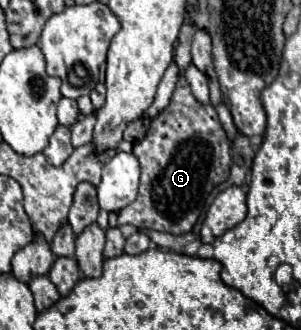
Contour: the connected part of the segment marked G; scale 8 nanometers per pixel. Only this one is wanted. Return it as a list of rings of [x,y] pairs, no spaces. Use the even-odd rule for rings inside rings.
[[[182,76],[176,84],[170,104],[152,120],[148,134],[134,144],[134,156],[140,162],[142,178],[138,198],[118,214],[118,226],[132,224],[140,230],[158,230],[168,234],[186,234],[200,218],[210,190],[224,182],[230,172],[232,142],[228,140],[214,106],[196,102]]]

